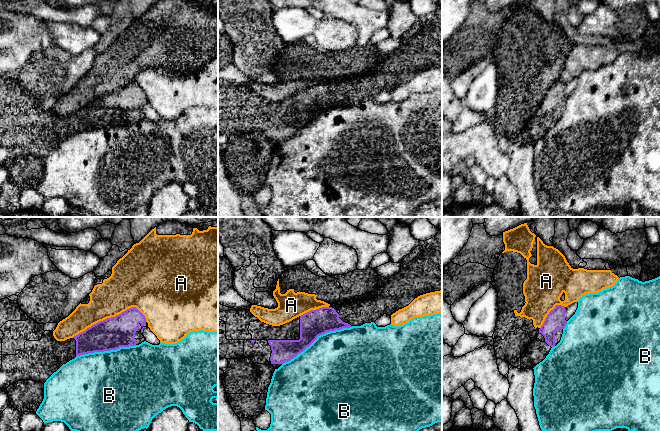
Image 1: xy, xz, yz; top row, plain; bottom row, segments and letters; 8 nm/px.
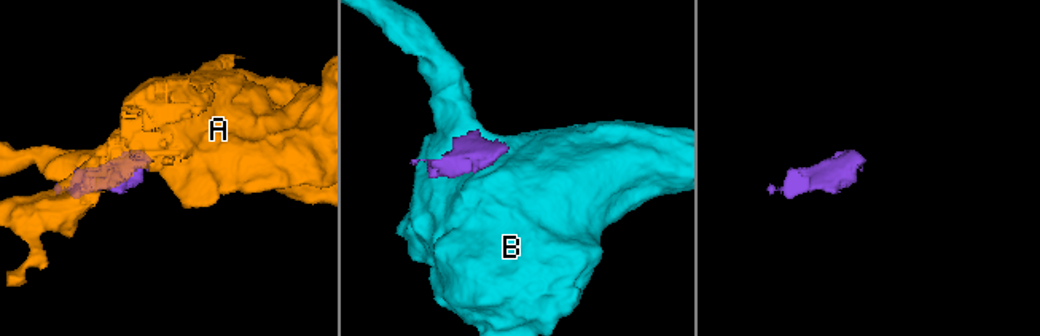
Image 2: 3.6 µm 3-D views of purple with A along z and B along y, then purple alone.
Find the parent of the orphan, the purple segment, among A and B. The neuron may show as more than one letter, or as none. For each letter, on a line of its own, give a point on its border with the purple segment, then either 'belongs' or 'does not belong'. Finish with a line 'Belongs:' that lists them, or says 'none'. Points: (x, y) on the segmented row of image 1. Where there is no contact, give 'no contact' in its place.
A: xy (109, 318) | does not belong
B: xz (317, 336) | does not belong
Belongs: none

